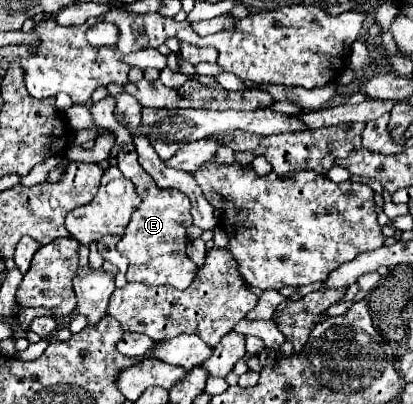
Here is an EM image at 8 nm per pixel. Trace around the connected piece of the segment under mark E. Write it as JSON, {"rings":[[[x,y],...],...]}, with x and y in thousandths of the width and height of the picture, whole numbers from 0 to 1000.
{"rings":[[[322,359],[298,364],[283,394],[288,418],[308,443],[327,453],[332,478],[346,493],[341,512],[322,527],[317,552],[303,567],[303,582],[283,601],[283,621],[312,641],[312,666],[303,676],[308,696],[337,696],[356,705],[419,705],[429,715],[448,715],[477,671],[477,656],[448,626],[453,611],[448,567],[467,552],[458,488],[443,483],[438,473],[409,473],[380,463],[370,438],[351,428],[351,418],[337,408]]]}

